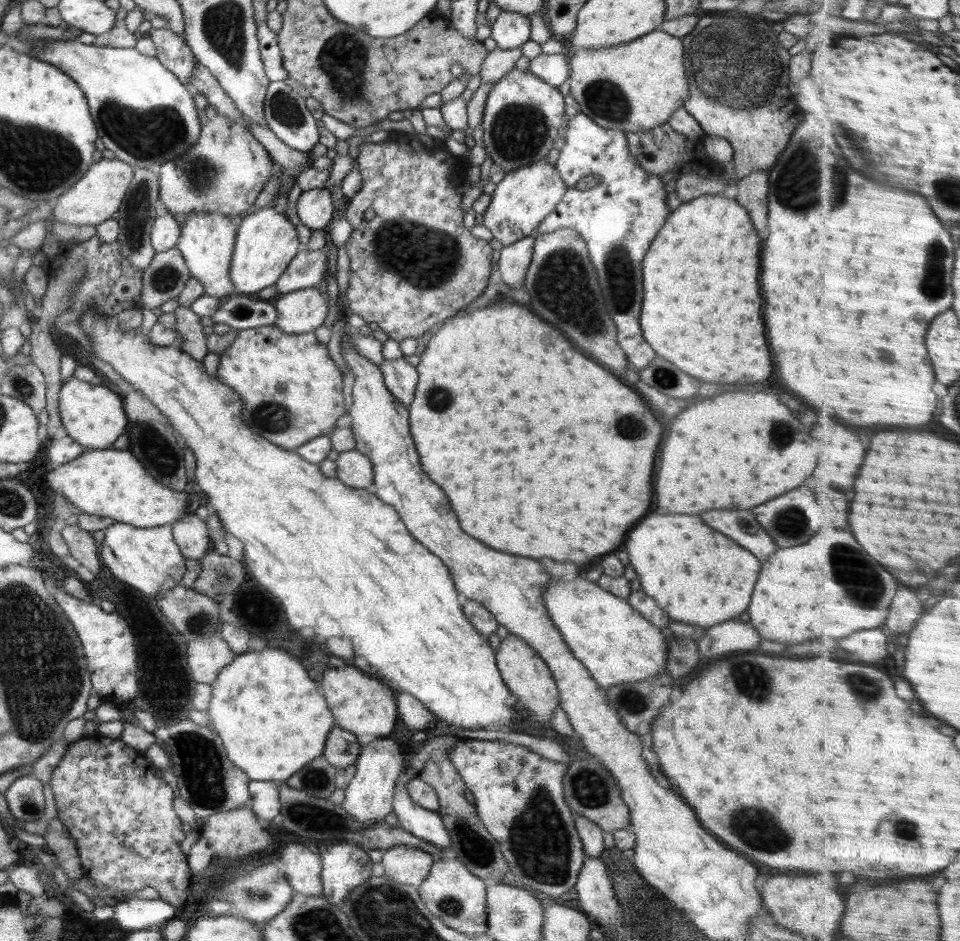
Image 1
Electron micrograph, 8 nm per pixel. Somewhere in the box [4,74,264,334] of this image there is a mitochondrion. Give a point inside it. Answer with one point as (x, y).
(159, 132)

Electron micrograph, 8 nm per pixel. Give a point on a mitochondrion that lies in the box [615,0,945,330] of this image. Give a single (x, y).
(739, 50)

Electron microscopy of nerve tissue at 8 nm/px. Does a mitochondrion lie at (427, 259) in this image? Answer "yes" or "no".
yes

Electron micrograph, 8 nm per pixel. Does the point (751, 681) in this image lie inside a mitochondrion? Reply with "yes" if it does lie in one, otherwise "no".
yes

